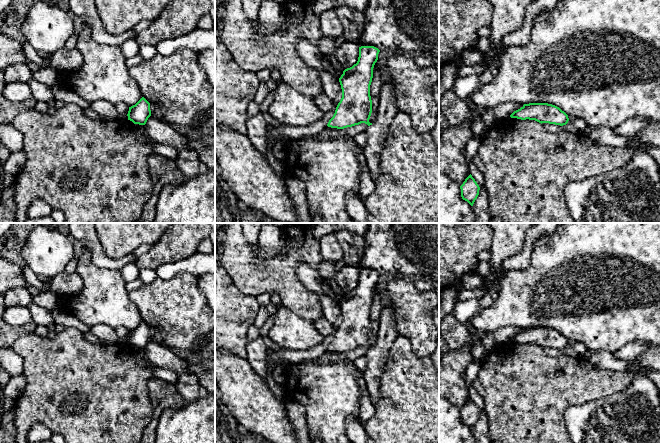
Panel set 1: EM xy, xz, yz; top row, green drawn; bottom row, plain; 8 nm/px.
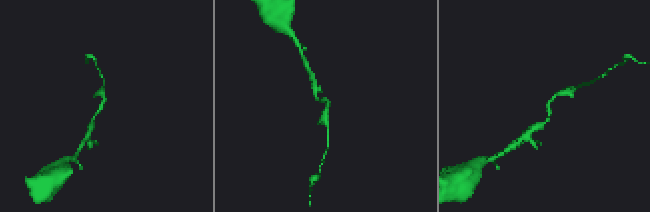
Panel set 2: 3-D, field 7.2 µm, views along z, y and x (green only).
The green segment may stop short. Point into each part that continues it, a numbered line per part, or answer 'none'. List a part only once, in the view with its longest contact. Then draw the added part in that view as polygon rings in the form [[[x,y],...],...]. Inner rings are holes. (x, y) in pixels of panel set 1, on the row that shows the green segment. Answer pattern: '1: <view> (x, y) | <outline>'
none

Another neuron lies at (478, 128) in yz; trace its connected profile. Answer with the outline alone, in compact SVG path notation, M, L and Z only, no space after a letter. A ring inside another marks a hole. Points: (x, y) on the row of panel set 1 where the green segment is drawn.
M478 110L478 113L478 118L472 123L471 131L472 135L476 135L480 139L480 141L482 141L488 129L481 117L481 110Z

